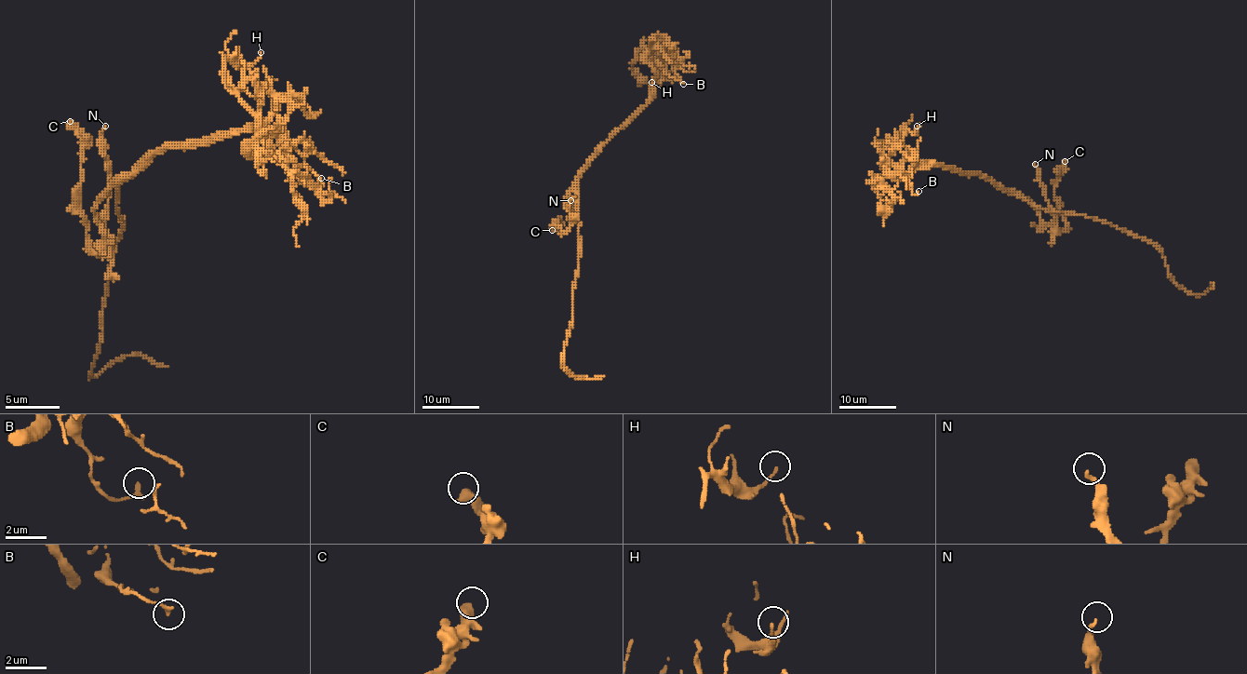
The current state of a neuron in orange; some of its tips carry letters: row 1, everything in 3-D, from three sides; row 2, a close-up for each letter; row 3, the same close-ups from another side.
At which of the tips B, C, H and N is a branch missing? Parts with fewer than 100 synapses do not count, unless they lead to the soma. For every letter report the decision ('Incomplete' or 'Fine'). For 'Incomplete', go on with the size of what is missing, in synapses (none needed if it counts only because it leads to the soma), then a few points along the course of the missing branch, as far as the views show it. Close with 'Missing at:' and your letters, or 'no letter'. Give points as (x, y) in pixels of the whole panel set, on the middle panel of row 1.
B: Fine
C: Fine
H: Fine
N: Fine
Missing at: no letter

